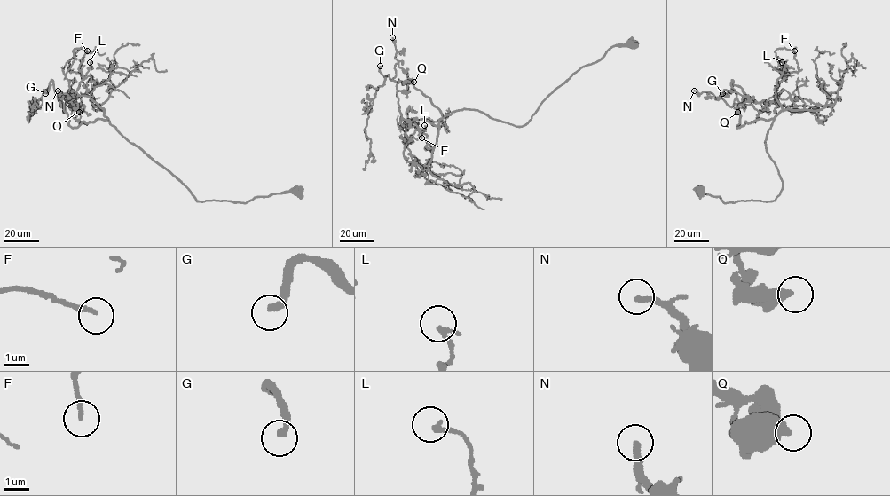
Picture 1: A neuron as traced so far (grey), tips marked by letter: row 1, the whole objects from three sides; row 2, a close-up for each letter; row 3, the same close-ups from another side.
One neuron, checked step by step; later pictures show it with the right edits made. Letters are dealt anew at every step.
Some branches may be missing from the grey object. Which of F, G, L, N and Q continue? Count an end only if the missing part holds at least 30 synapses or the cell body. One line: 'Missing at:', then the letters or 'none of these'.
Missing at: G, N

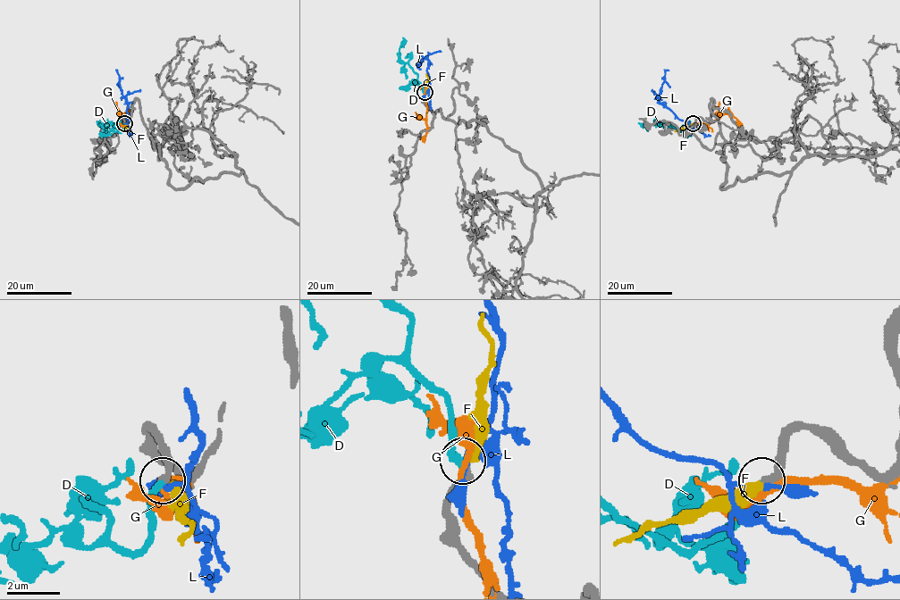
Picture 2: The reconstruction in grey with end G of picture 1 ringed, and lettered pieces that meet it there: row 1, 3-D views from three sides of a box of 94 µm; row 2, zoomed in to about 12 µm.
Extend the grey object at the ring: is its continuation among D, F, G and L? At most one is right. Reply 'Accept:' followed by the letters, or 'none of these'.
Accept: D

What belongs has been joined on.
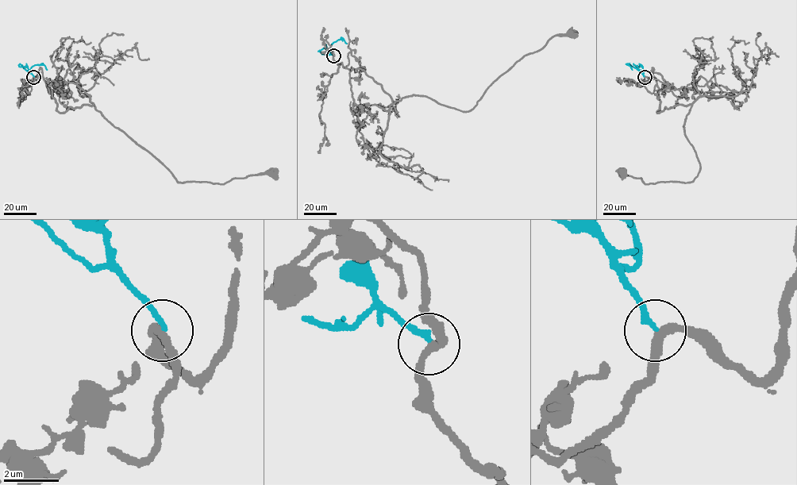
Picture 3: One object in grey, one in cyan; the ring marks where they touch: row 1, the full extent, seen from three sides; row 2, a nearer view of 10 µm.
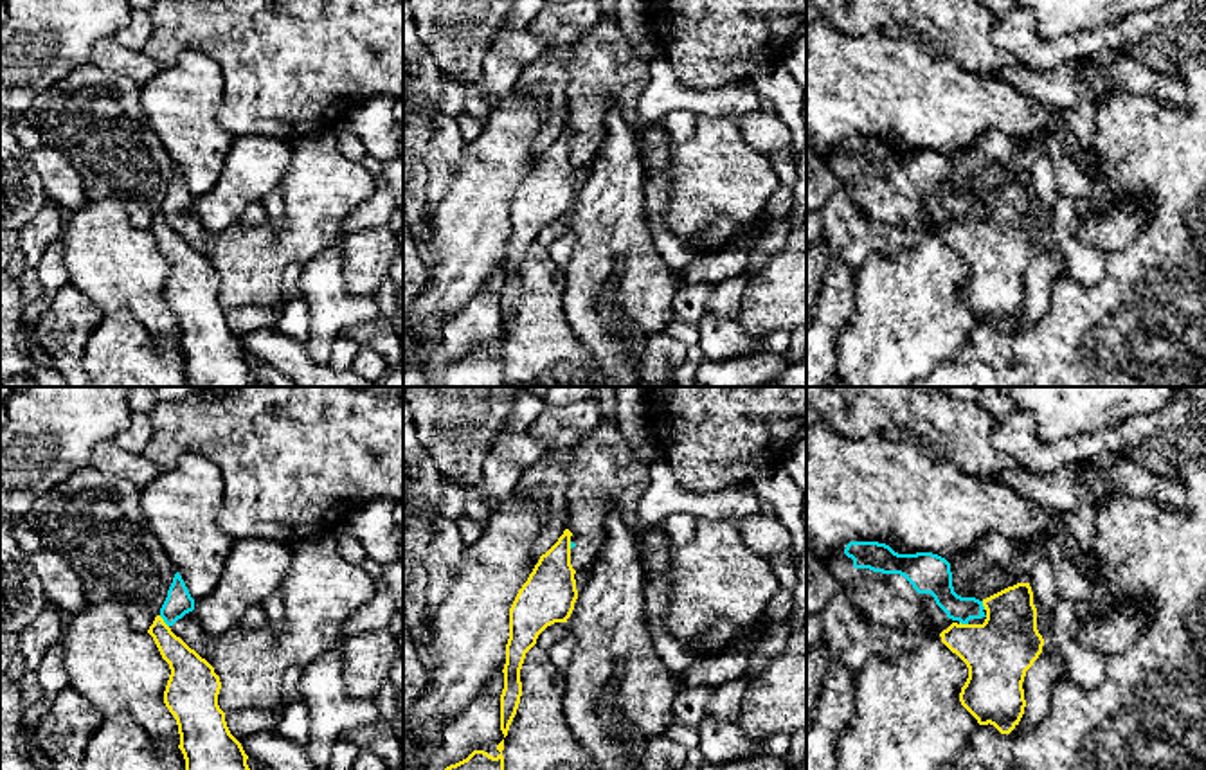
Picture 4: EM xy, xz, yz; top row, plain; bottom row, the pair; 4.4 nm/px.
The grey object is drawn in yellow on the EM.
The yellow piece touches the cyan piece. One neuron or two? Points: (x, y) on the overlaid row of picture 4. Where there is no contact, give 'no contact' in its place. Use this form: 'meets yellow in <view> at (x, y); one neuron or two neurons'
meets yellow in xy at (162, 621); two neurons

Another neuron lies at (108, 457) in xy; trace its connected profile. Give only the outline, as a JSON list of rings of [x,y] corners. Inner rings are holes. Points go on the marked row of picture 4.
[[[115,441],[97,444],[92,452],[90,466],[97,471],[135,482],[139,488],[149,486],[160,473],[148,457],[126,452]]]

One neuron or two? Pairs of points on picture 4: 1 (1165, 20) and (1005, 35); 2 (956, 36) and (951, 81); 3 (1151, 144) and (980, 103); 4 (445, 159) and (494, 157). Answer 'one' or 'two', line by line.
1: one
2: two
3: two
4: two

